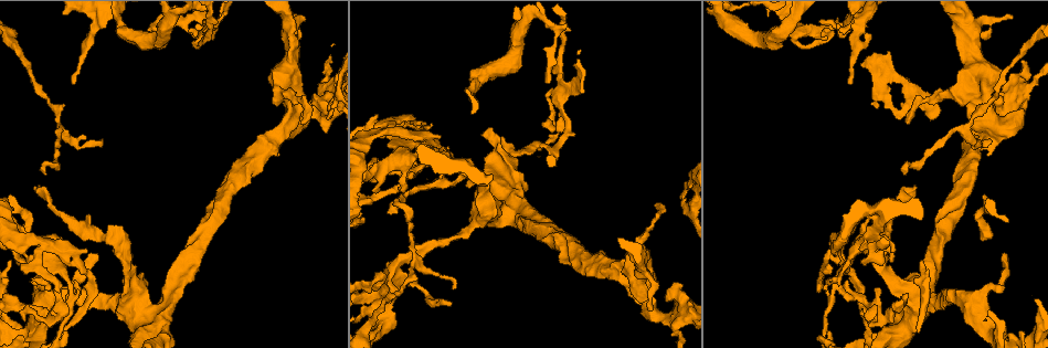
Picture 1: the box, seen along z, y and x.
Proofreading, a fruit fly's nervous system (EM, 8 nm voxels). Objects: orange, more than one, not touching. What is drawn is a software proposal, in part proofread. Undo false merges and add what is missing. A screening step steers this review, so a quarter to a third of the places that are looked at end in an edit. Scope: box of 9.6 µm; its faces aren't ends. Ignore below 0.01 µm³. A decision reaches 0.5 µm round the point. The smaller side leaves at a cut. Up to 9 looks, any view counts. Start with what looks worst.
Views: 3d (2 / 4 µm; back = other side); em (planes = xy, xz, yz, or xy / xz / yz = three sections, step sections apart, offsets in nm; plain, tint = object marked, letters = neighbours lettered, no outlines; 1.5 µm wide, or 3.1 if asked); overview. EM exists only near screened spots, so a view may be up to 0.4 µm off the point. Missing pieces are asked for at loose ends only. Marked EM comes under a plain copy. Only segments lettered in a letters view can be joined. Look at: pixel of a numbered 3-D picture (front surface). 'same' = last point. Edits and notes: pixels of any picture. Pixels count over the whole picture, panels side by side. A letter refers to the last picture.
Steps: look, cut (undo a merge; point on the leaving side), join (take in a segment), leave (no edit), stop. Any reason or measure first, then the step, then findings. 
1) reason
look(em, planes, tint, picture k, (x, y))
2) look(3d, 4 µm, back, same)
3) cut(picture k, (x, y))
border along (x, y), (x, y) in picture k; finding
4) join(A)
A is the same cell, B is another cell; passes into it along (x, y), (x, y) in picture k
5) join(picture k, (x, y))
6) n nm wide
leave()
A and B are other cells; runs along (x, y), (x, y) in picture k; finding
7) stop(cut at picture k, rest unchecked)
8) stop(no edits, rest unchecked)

calibre changes
look(em, xy, step 4, tint, picture 1, (321, 84))

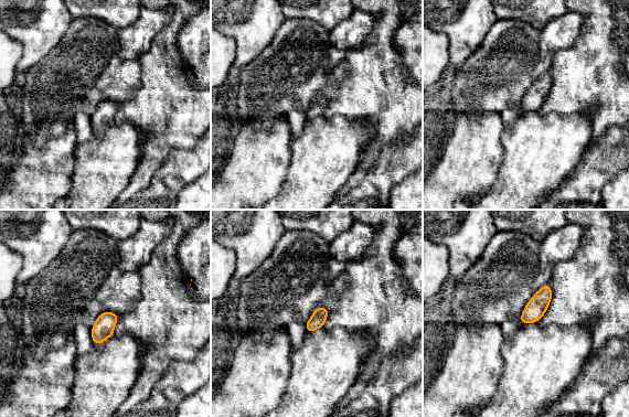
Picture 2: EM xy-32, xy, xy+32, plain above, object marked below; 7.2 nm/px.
another direction
look(em, planes, tint, same)

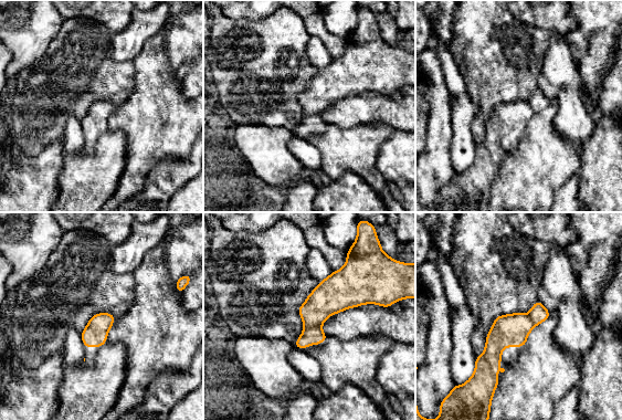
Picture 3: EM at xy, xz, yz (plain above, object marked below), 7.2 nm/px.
look(em, planes, letters, same)

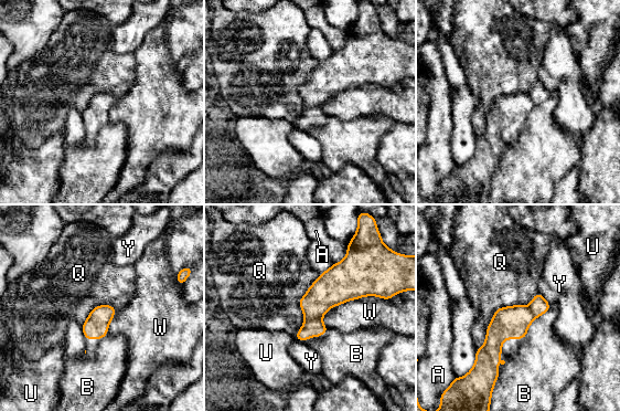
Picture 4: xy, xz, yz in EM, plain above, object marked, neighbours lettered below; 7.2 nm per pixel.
Q touches over 600 nm
cut(picture 4, (311, 328))
A, B, Q, U, W and Y are other cells; border along (320, 317), (305, 320) in picture 4; two cells meet here

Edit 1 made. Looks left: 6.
look(overview)

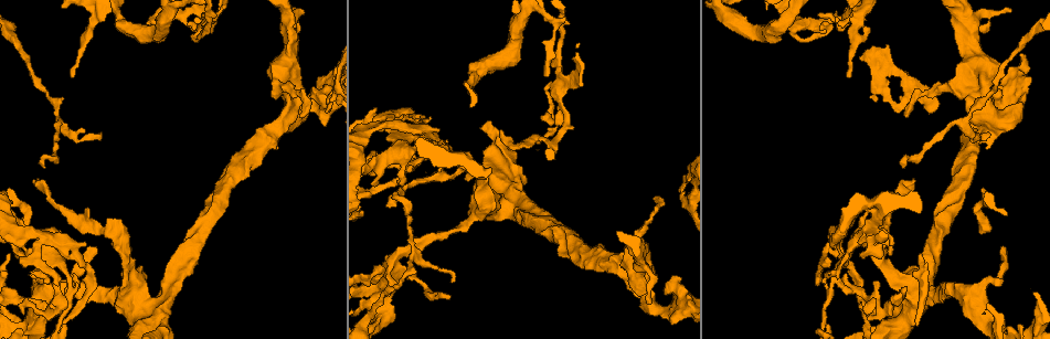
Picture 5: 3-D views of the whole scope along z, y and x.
thin end
look(3d, 2 µm, picture 5, (34, 181))

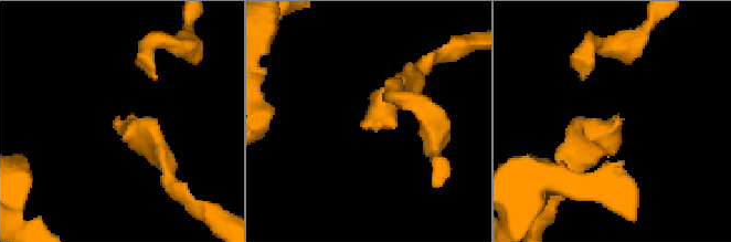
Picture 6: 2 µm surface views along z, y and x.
now the EM
look(em, planes, letters, picture 6, (361, 126))

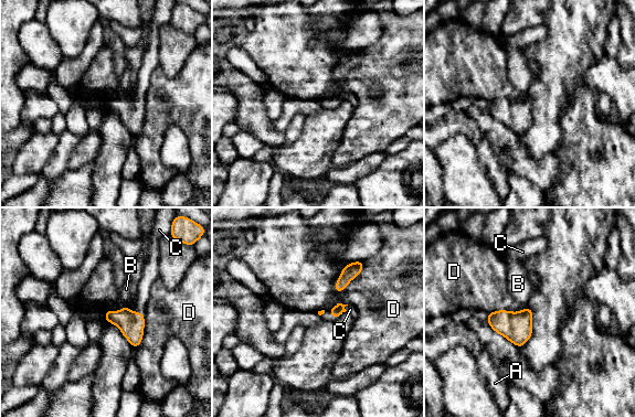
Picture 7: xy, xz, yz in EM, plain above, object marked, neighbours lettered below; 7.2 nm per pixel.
80 nm wide
join(C)
C is the same cell, A, B and D are other cells; passes into it along (130, 323), (139, 312), (144, 288) in picture 7; the cell continues

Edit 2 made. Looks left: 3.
stop(cut at picture 4, join at picture 7, rest unchecked)

